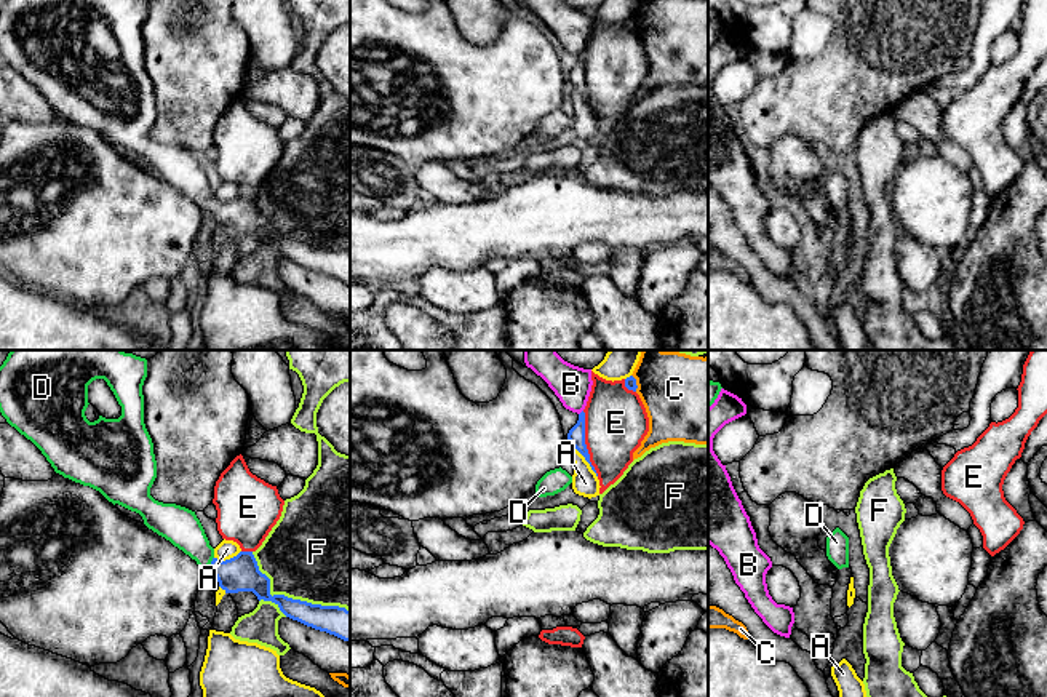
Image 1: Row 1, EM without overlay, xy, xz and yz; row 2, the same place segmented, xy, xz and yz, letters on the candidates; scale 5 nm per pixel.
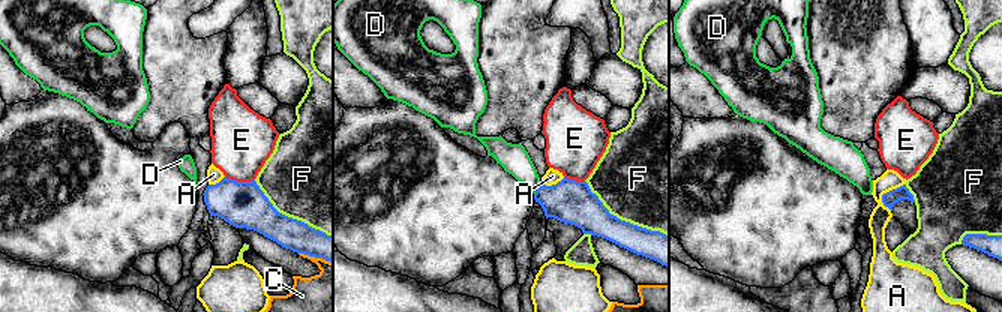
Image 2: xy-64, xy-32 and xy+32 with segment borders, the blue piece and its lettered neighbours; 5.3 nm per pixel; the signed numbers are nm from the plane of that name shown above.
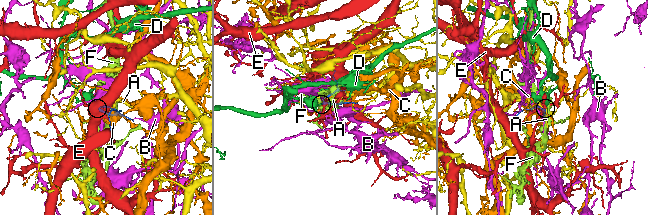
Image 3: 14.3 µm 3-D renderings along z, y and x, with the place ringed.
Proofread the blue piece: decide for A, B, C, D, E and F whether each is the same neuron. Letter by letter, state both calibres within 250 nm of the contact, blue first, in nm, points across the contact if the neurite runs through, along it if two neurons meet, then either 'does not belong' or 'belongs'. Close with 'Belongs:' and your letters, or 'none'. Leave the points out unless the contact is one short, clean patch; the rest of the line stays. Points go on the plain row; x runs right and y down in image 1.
A: 90 nm thick on the blue side, 130 nm on the other; does not belong
B: 90 nm thick on the blue side, 190 nm on the other; border along xz (582, 51), (579, 56); does not belong
C: 60 nm thick on the blue side, 380 nm on the other; does not belong
D: 180 nm thick on the blue side, 190 nm on the other; runs through xy (240, 215), (227, 215), (211, 205), (179, 167); belongs
E: 90 nm thick on the blue side, 320 nm on the other; does not belong
F: 140 nm thick on the blue side, 480 nm on the other; does not belong
Belongs: D

